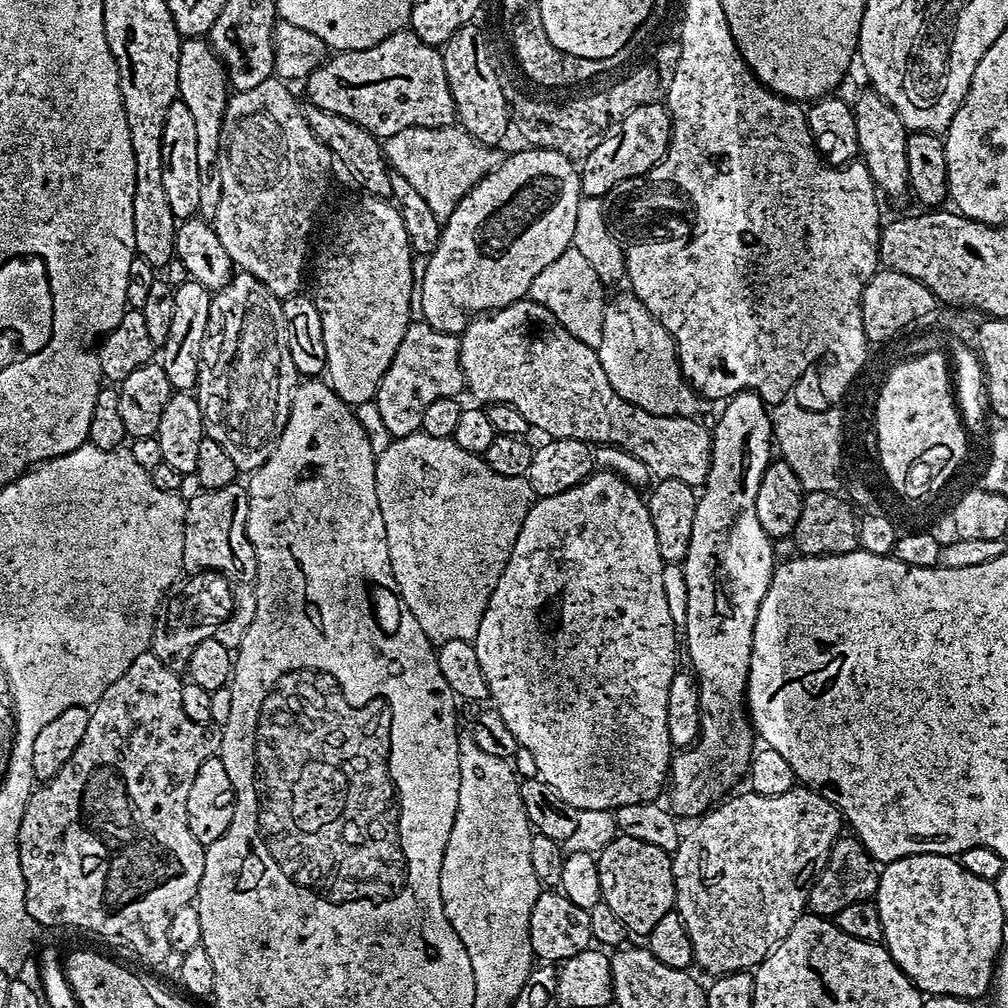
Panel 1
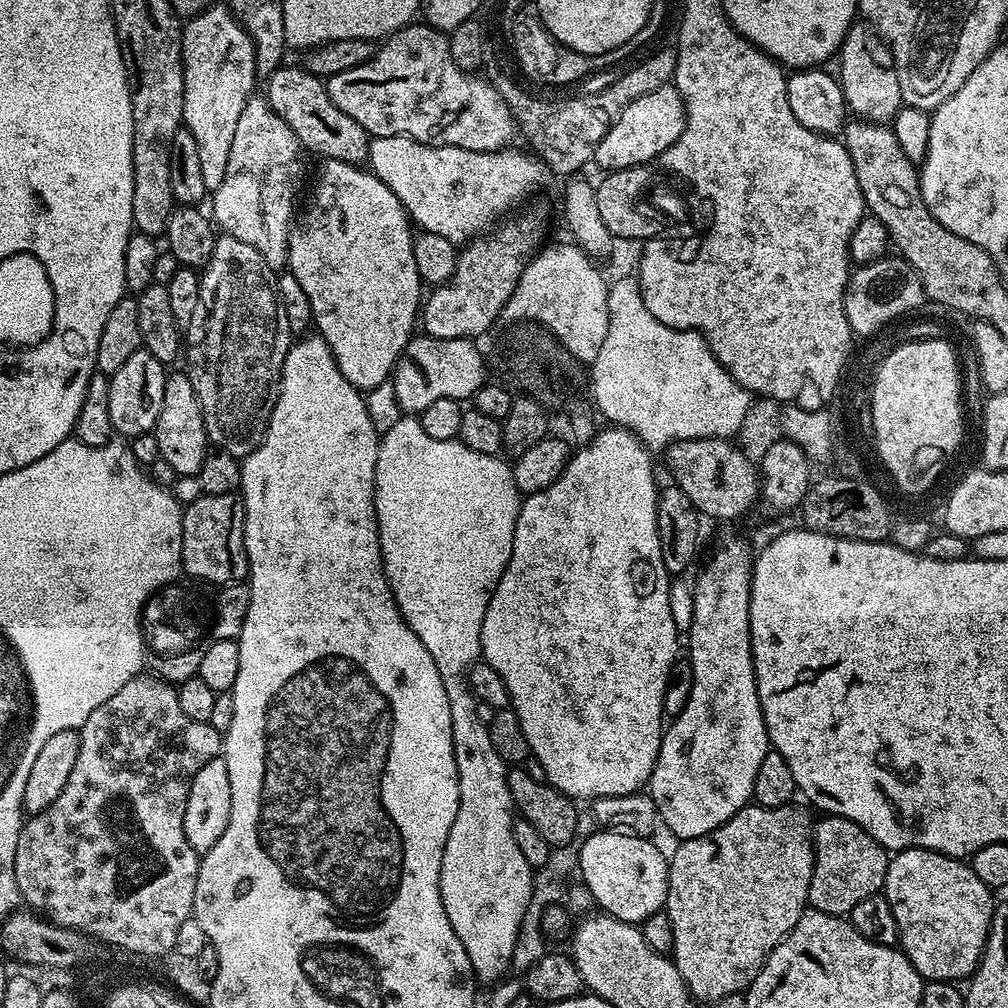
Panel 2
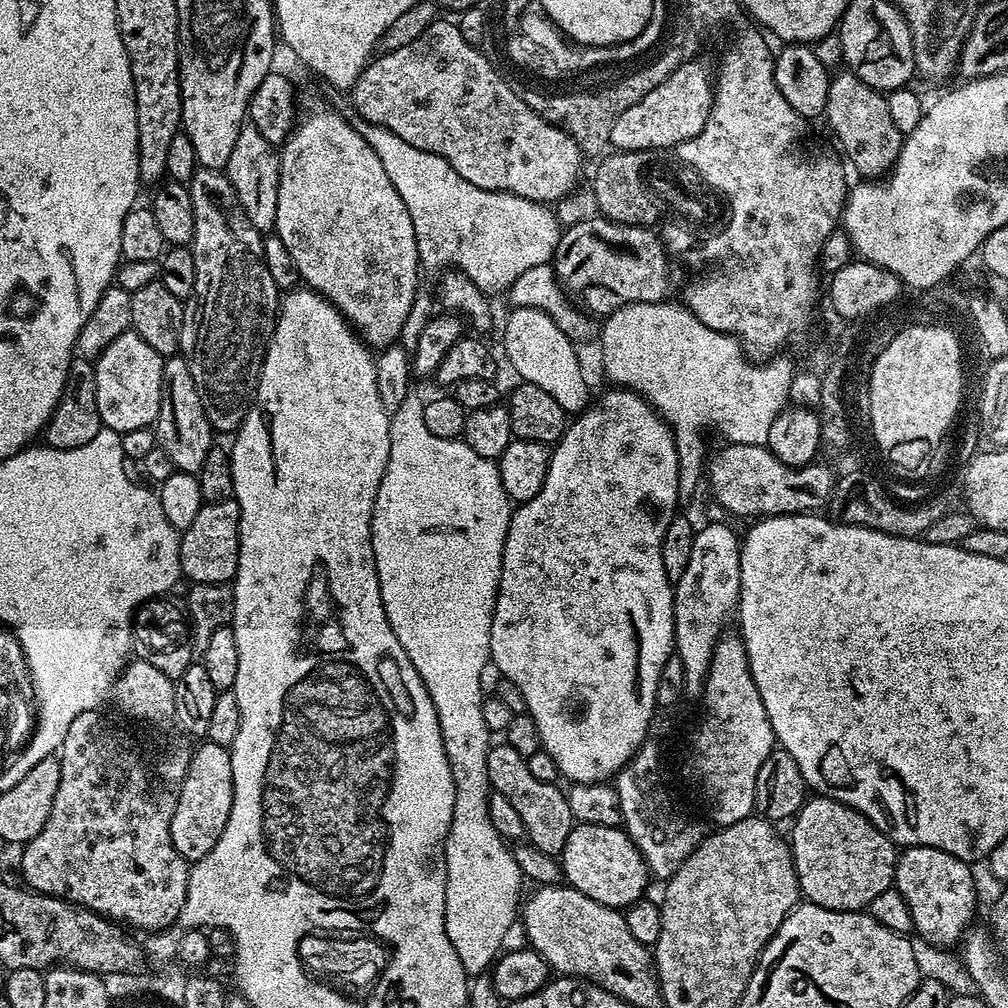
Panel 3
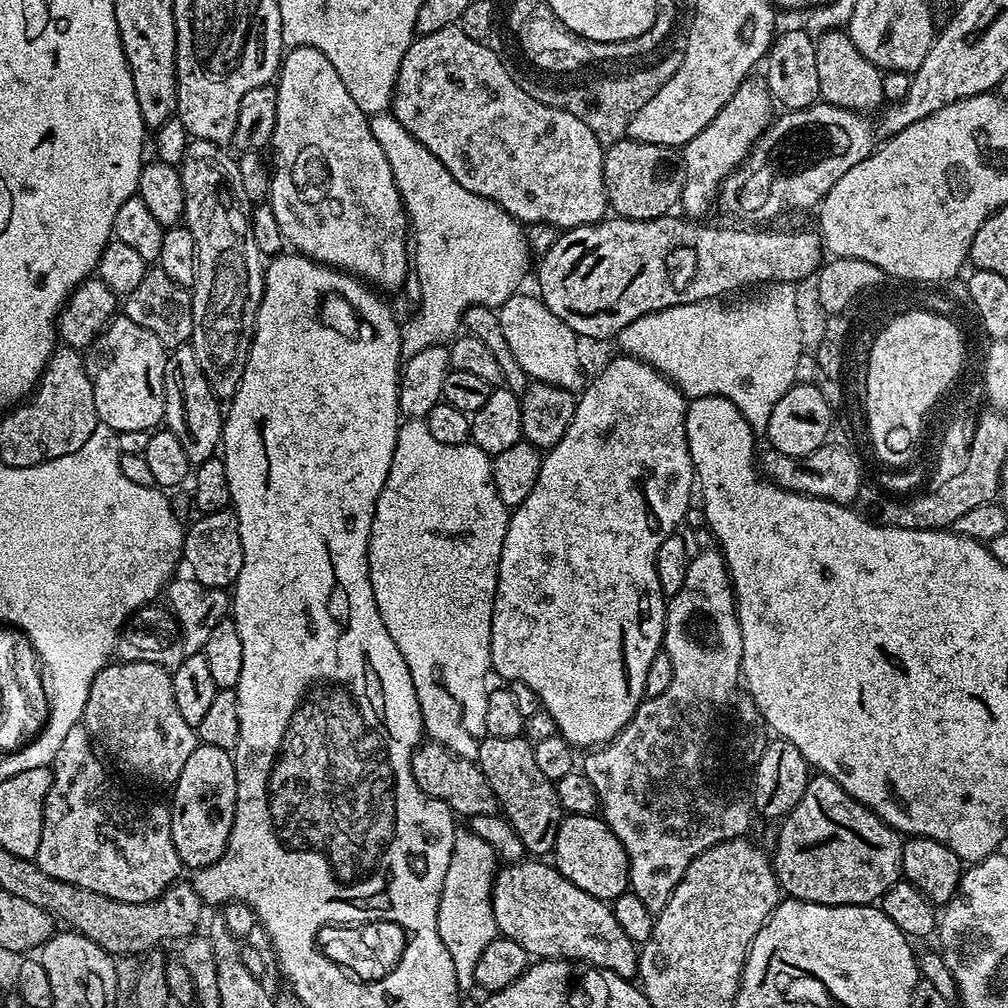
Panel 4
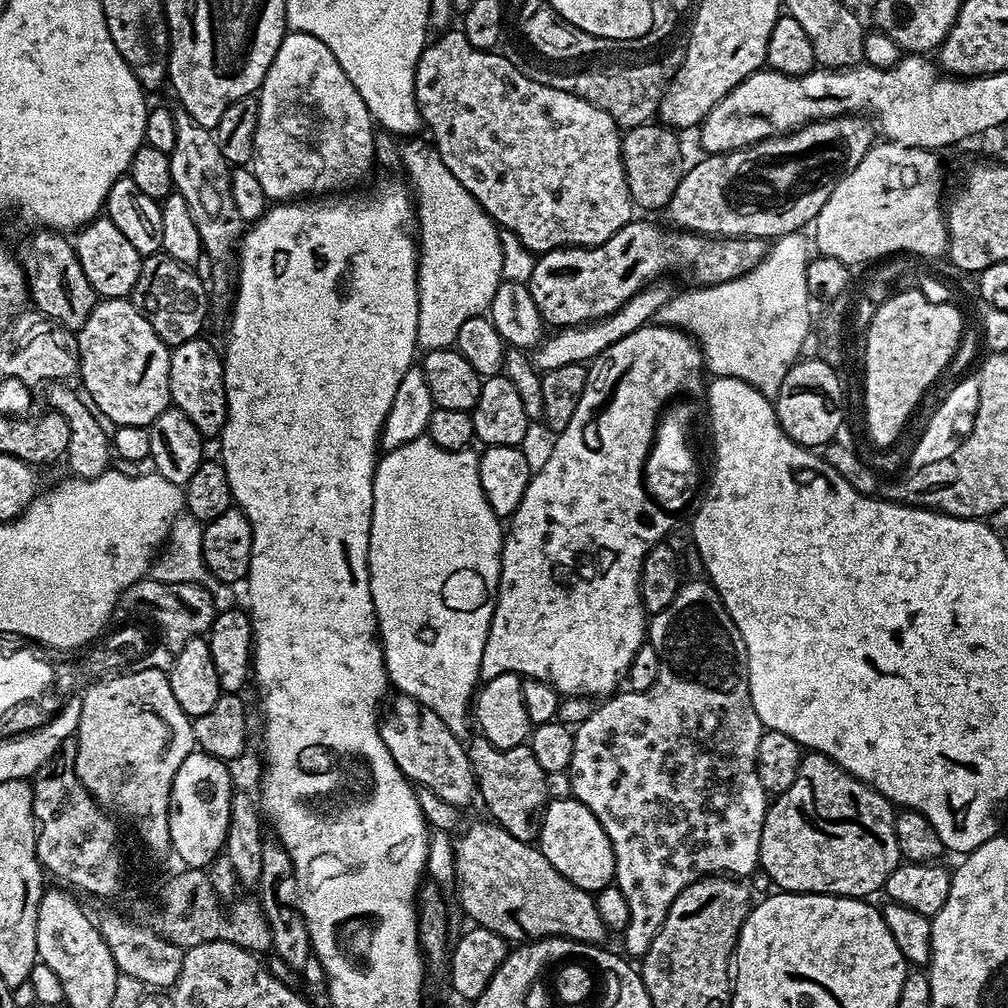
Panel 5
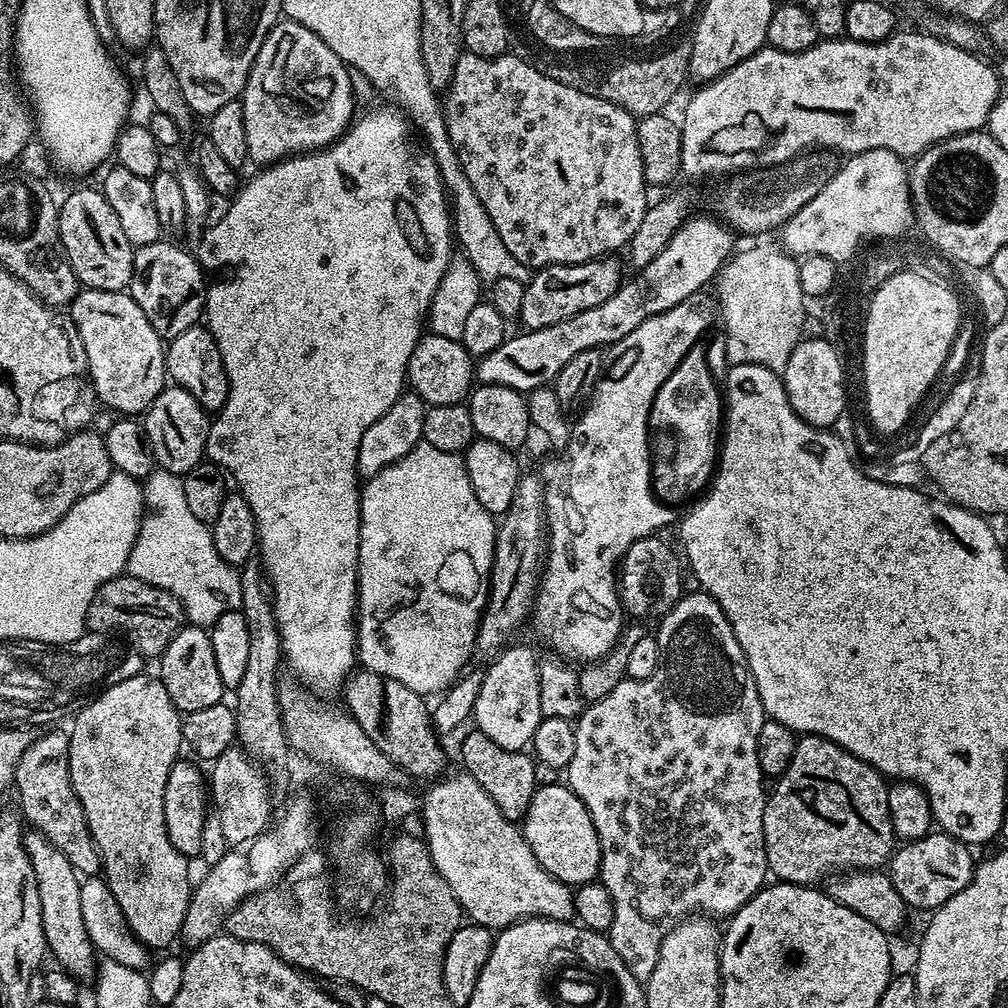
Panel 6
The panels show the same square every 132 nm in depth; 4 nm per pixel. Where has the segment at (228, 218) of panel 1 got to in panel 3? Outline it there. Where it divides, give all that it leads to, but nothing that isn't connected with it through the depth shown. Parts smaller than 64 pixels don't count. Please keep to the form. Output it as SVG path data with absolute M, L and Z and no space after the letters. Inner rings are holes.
M246 126L234 142L234 151L230 153L230 162L226 169L232 193L236 195L239 211L245 220L249 220L261 234L268 234L275 229L278 214L278 182L280 181L280 158L277 149L258 130Z

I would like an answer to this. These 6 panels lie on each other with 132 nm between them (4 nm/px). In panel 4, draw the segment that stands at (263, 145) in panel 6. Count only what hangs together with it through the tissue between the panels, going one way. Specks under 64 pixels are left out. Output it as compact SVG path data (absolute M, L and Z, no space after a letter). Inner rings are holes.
M292 48L283 57L278 73L276 89L276 128L272 131L271 151L276 151L276 168L270 172L270 203L274 210L274 218L278 218L278 226L282 230L285 241L302 256L308 256L317 260L320 264L326 264L339 268L341 272L347 272L349 276L355 276L357 280L381 293L396 292L404 284L404 279L410 276L410 221L408 213L404 211L404 203L400 201L400 191L394 182L394 174L390 170L390 162L386 162L386 154L382 154L382 146L374 134L370 134L368 125L369 113L358 110L354 98L350 98L346 90L346 82L338 78L338 70L330 66L330 58L313 48Z

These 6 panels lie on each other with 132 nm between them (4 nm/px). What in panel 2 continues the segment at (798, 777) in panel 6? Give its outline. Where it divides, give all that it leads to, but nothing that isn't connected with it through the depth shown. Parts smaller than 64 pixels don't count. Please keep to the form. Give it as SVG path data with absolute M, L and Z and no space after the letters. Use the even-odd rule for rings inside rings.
M821 815L814 824L812 847L816 854L812 881L808 887L808 904L815 911L828 912L843 917L851 913L862 898L877 895L884 887L890 859L889 849L884 848L862 826L841 816Z

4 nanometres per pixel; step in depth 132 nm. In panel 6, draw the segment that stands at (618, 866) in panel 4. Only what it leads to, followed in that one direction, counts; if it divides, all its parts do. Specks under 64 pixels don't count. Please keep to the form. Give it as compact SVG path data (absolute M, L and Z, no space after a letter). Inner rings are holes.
M563 783L541 784L522 821L524 841L534 850L534 858L563 884L591 884L600 874L600 839L586 806Z

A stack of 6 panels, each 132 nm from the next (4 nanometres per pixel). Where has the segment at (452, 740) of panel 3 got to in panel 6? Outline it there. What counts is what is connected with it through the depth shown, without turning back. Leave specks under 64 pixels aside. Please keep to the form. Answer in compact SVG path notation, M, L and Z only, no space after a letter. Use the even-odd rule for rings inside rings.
M421 442L414 446L414 450L410 450L410 454L406 454L398 462L386 466L386 470L382 470L376 476L367 477L366 483L363 485L360 494L360 549L358 550L358 582L356 583L356 650L359 663L363 665L367 671L376 672L379 676L385 676L387 680L402 682L402 686L414 690L425 698L431 697L431 692L437 692L437 694L443 693L455 684L461 673L465 671L466 667L464 667L464 663L466 663L471 656L474 656L476 634L480 630L480 615L483 614L484 607L488 605L488 581L492 575L492 559L494 558L494 550L496 549L497 527L497 521L482 506L482 502L478 502L478 498L474 494L474 486L470 486L470 474L466 474L463 455L459 452L443 452L435 448L435 446L430 446L429 444Z

